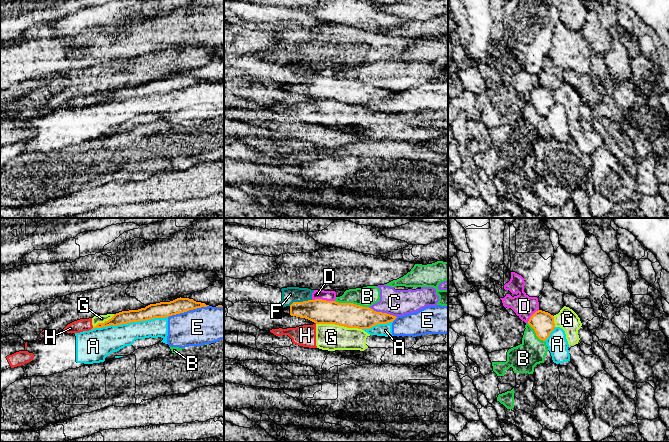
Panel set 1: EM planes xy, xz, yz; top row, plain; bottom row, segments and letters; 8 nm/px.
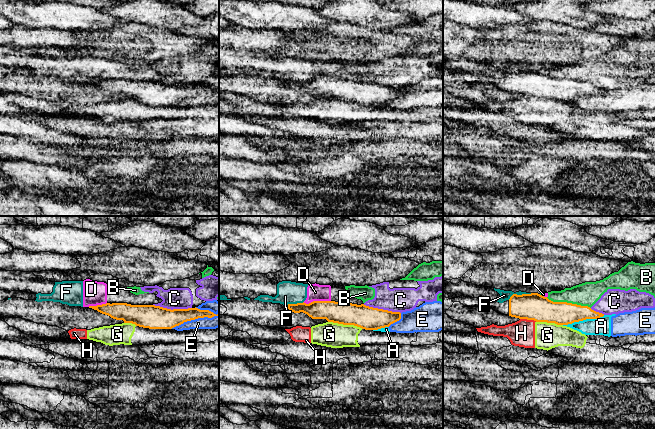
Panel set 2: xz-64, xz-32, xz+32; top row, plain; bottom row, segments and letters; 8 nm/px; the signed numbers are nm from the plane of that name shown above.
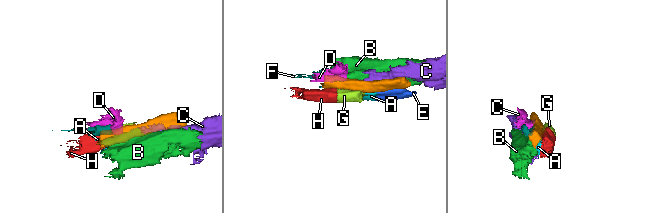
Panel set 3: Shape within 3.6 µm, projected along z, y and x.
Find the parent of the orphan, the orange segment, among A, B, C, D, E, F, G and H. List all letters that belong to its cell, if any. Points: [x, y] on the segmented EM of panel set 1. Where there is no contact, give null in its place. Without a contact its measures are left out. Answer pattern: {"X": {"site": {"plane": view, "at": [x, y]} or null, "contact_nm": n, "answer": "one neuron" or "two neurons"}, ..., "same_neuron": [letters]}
{"A": {"site": {"plane": "xy", "at": [129, 322]}, "contact_nm": 650, "answer": "two neurons"}, "B": {"site": {"plane": "xz", "at": [352, 303]}, "contact_nm": 280, "answer": "two neurons"}, "C": {"site": {"plane": "xz", "at": [381, 312]}, "contact_nm": 240, "answer": "two neurons"}, "D": {"site": {"plane": "xz", "at": [323, 300]}, "contact_nm": 180, "answer": "two neurons"}, "E": {"site": {"plane": "xy", "at": [188, 310]}, "contact_nm": 340, "answer": "two neurons"}, "F": {"site": {"plane": "xz", "at": [300, 302]}, "contact_nm": 190, "answer": "two neurons"}, "G": {"site": {"plane": "xz", "at": [339, 325]}, "contact_nm": 380, "answer": "two neurons"}, "H": {"site": {"plane": "xy", "at": [92, 328]}, "contact_nm": 40, "answer": "two neurons"}, "same_neuron": []}

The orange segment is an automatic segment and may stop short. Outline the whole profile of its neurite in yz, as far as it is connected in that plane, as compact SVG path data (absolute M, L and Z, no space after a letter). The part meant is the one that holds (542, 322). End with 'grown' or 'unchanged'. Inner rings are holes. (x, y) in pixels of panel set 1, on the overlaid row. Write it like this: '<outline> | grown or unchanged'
M538 310L529 319L528 324L534 329L536 336L545 341L555 328L554 317L548 312Z | unchanged

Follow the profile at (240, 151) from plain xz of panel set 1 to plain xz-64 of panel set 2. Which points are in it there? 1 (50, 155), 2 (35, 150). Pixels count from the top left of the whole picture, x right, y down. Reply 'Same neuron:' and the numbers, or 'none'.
Same neuron: 1, 2

